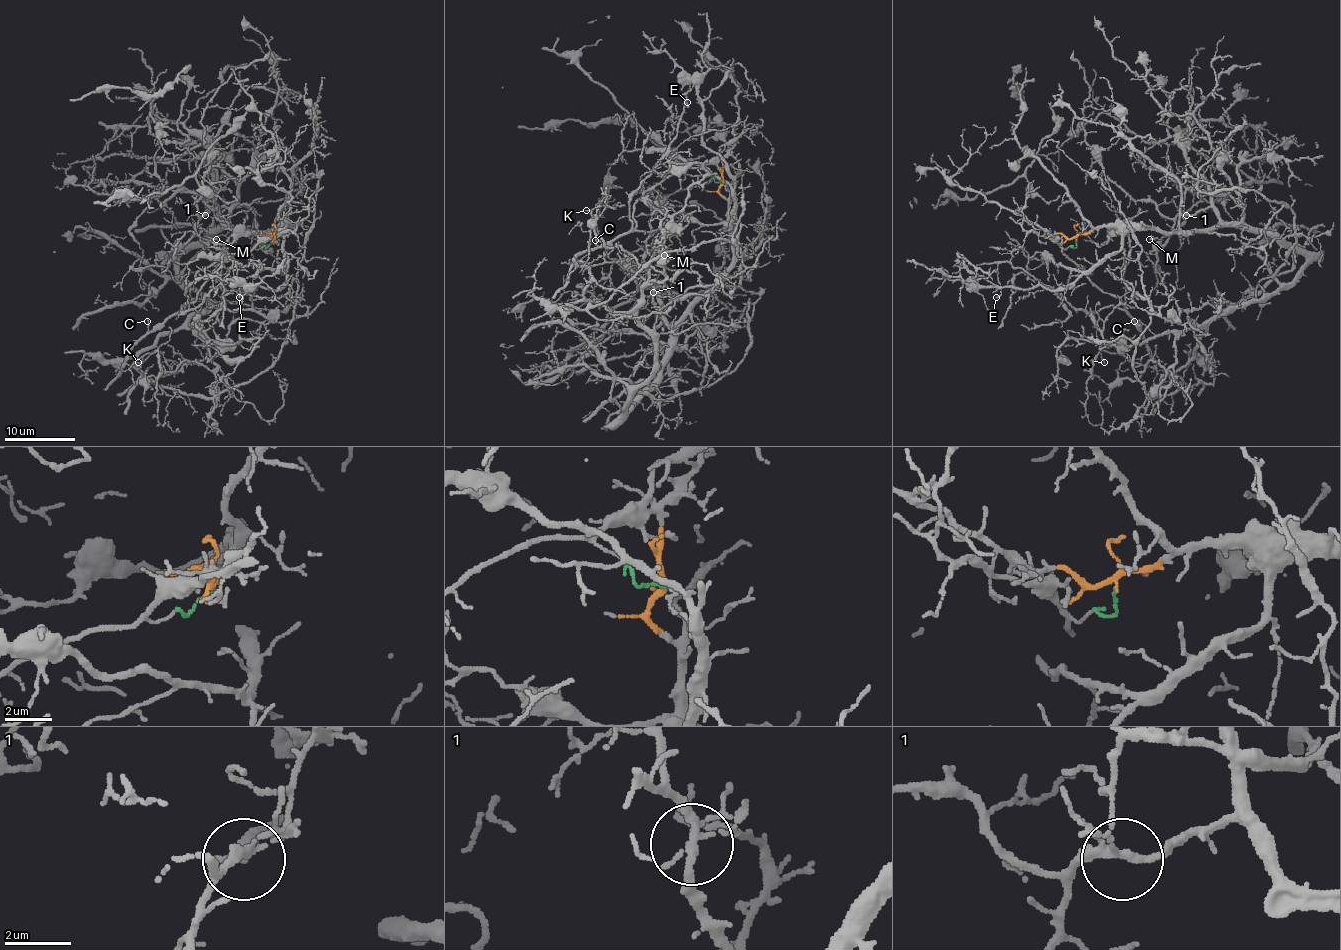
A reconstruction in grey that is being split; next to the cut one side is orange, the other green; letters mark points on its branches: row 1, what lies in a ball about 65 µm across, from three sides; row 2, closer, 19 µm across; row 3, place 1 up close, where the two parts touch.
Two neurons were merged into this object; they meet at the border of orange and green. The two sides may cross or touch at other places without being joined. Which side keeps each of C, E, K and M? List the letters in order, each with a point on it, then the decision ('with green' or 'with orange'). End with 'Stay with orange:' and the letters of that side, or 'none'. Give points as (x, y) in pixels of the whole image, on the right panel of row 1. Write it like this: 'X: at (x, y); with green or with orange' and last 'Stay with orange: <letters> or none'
C: at (1134, 321); with green
E: at (996, 297); with green
K: at (1104, 362); with green
M: at (1149, 239); with orange
Stay with orange: M

